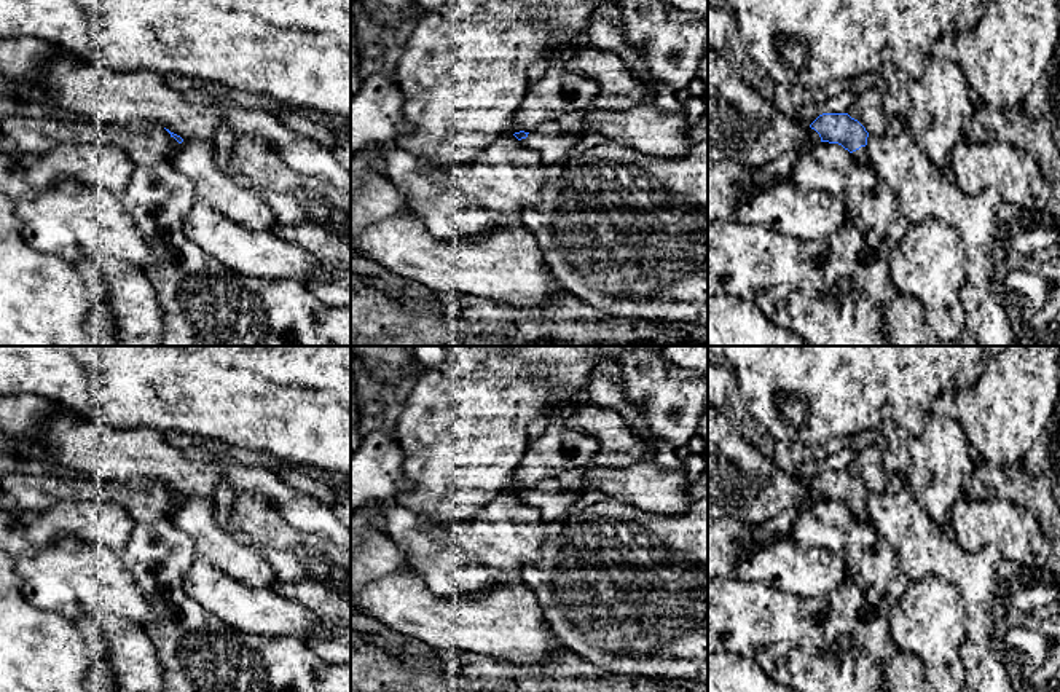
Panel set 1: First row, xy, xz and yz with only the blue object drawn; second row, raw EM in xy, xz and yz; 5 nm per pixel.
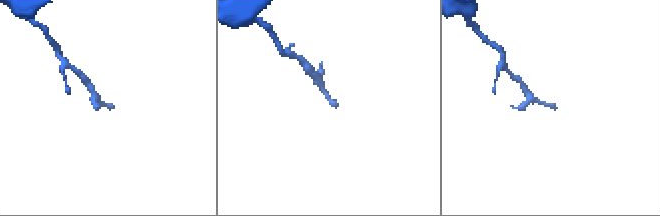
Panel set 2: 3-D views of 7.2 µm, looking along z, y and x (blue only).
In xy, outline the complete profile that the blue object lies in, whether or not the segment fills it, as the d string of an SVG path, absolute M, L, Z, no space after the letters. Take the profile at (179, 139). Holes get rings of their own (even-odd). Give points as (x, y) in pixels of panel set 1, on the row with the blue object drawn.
M166 129L180 147L174 153L172 167L194 187L194 196L206 201L218 214L253 231L276 230L273 209L252 188L236 185L215 163L209 140L182 139Z

